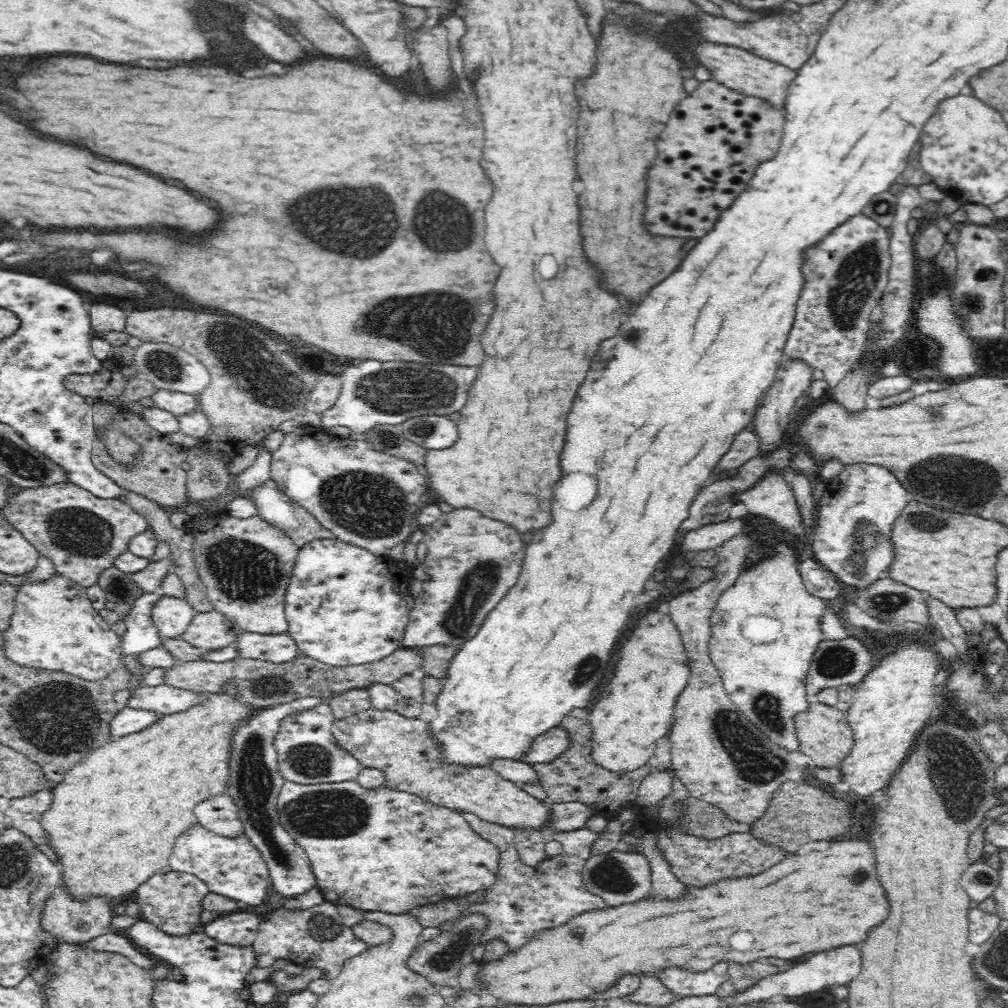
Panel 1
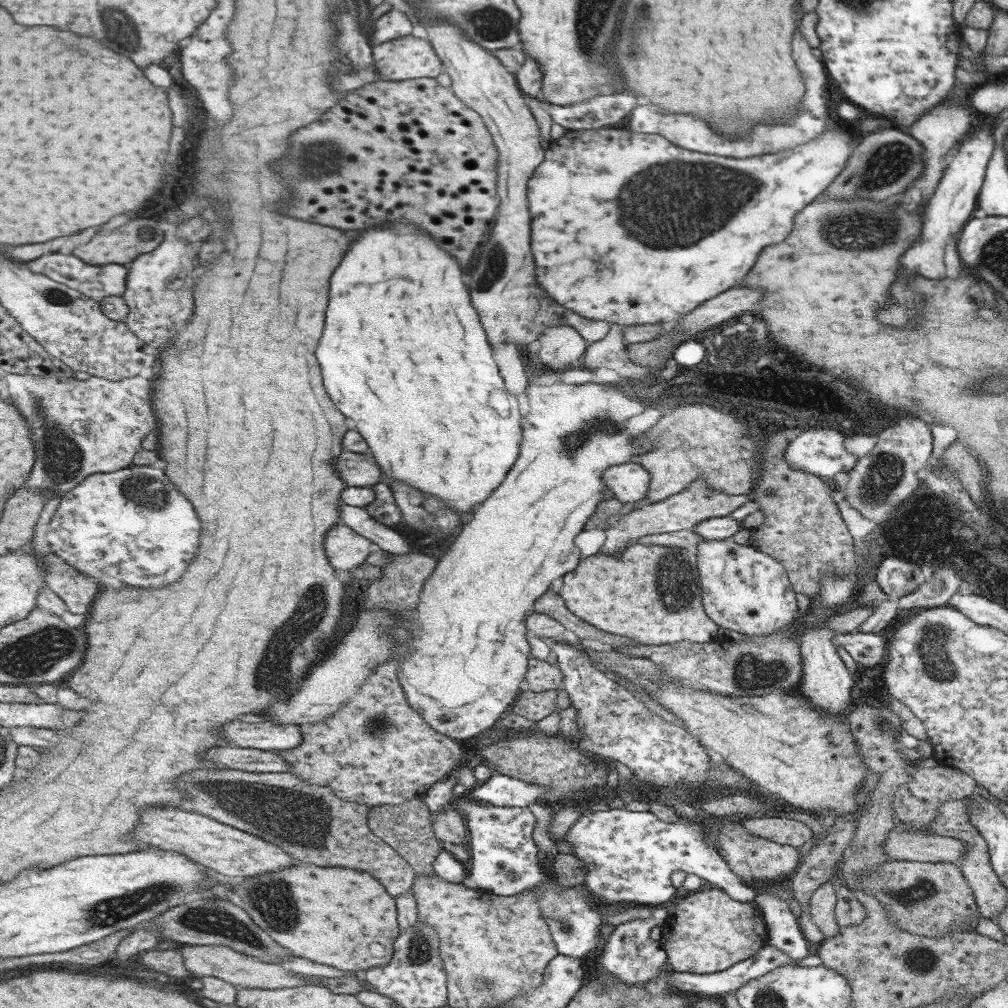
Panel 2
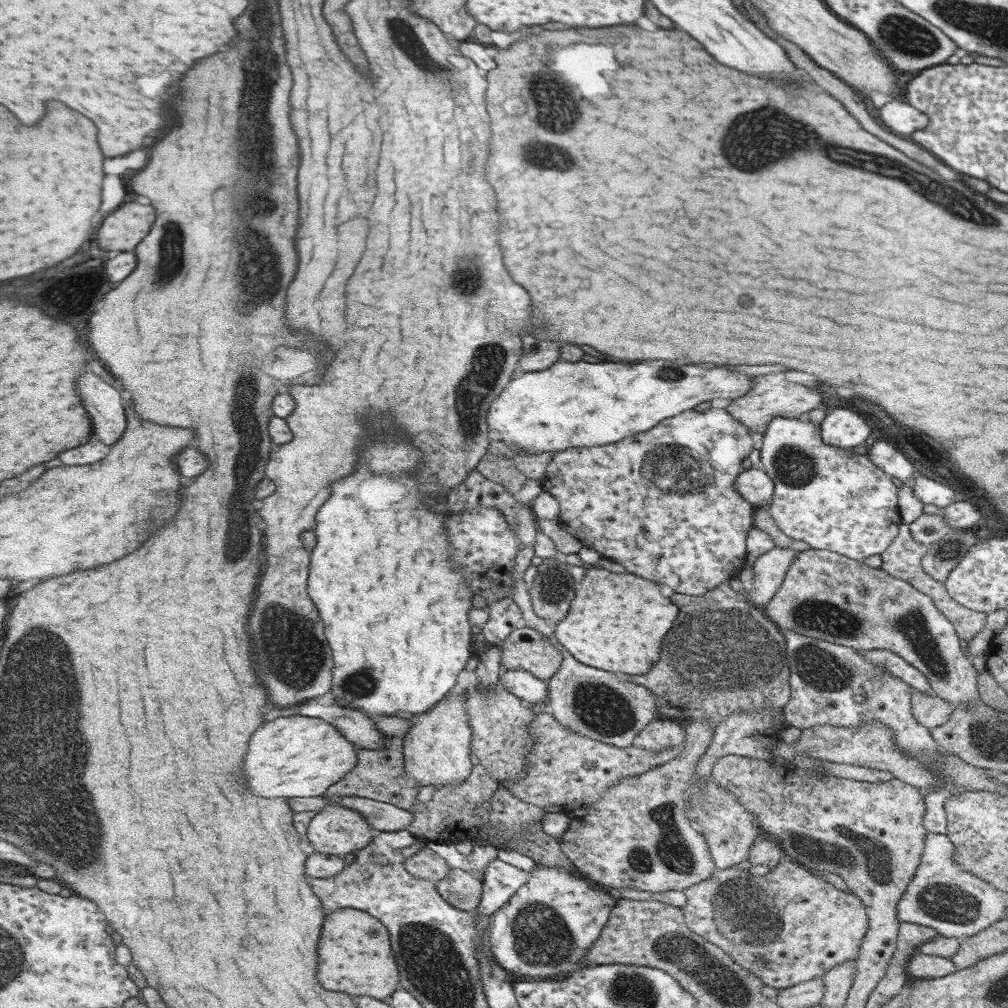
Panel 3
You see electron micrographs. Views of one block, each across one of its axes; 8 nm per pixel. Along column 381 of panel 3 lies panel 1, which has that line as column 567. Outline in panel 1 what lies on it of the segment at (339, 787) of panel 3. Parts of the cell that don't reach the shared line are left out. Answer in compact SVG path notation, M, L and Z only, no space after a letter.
M572 716L564 717L559 724L569 735L568 750L560 753L552 762L534 763L533 769L546 791L546 806L562 802L581 802L594 808L597 814L605 816L607 821L617 820L620 811L632 807L638 798L641 780L654 768L650 764L625 773L616 773L601 768L591 760L592 737L590 720L578 720Z

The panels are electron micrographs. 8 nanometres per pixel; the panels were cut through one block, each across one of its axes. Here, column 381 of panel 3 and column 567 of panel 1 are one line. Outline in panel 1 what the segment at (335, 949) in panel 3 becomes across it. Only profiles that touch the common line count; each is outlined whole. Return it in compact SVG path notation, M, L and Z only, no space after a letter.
M838 840L826 850L784 858L780 864L756 878L724 880L706 890L692 888L692 898L686 902L648 904L642 900L578 916L568 926L542 932L520 952L488 964L484 974L490 984L490 992L505 1004L549 1005L572 998L589 998L594 992L612 987L612 982L624 972L652 972L664 966L706 970L720 960L734 960L740 964L768 956L788 960L800 958L808 952L816 954L858 944L866 938L866 930L870 930L870 926L878 926L882 918L886 918L886 894L882 894L882 886L878 886L878 872L874 870L874 850L870 842Z

